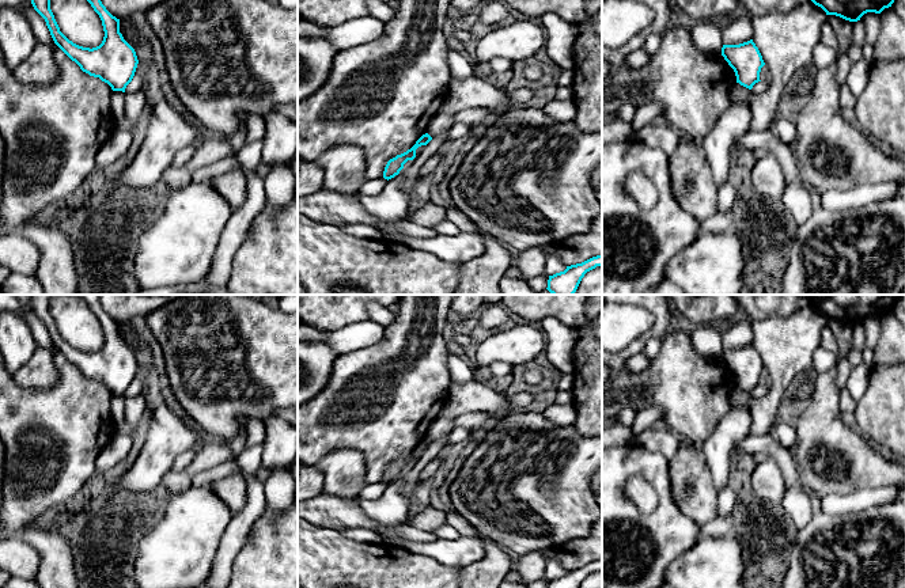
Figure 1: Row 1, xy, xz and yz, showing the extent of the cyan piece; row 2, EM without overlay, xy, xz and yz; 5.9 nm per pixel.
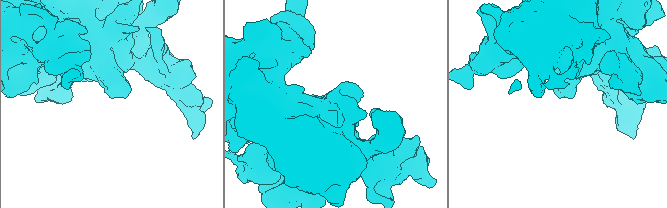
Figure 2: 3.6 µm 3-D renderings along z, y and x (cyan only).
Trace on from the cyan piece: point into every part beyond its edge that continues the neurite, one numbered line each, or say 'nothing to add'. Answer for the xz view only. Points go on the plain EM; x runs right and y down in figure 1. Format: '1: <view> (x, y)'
nothing to add

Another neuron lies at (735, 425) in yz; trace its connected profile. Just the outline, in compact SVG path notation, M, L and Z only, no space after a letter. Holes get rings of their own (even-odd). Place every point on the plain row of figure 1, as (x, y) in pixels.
M732 409L715 426L709 440L703 443L703 455L716 489L728 486L731 451L737 441L750 433L750 428L750 410Z

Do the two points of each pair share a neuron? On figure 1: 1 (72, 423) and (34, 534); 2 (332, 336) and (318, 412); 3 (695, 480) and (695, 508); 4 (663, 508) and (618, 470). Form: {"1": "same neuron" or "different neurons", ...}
{"1": "different neurons", "2": "different neurons", "3": "same neuron", "4": "same neuron"}

